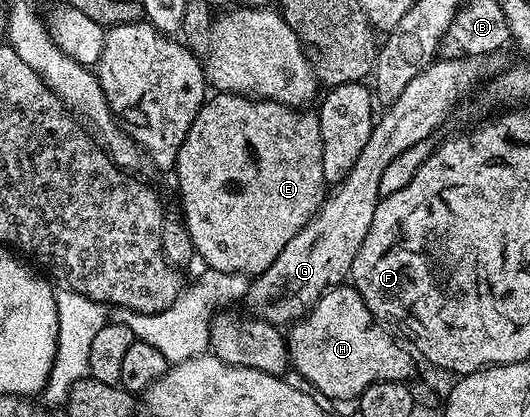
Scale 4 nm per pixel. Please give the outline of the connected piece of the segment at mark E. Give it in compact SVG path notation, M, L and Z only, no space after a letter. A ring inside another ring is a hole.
M216 92L210 99L204 101L203 106L197 111L197 119L193 119L193 127L189 127L189 135L185 135L185 143L181 143L181 151L175 160L173 176L179 180L179 197L183 200L181 220L187 227L198 260L203 260L202 264L206 268L226 273L244 275L264 273L277 259L277 255L285 251L285 243L289 243L289 239L293 239L293 235L297 235L301 227L305 227L305 223L313 219L313 215L323 205L324 196L328 192L325 171L321 167L321 127L318 112L300 111L289 105L278 105L276 101L252 99L244 97L242 93Z

